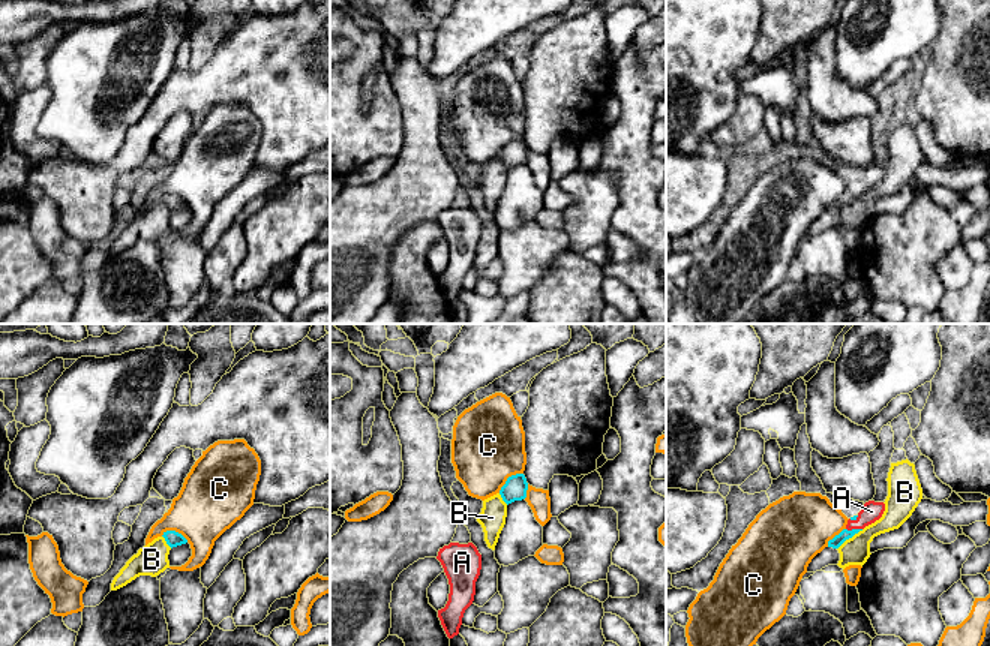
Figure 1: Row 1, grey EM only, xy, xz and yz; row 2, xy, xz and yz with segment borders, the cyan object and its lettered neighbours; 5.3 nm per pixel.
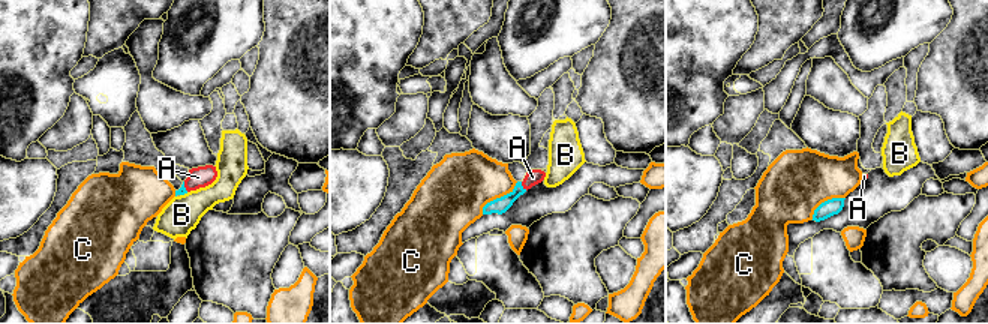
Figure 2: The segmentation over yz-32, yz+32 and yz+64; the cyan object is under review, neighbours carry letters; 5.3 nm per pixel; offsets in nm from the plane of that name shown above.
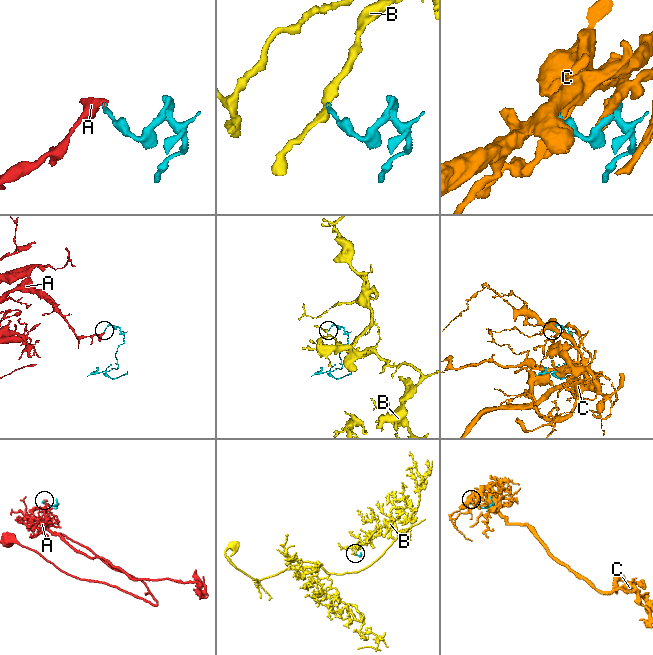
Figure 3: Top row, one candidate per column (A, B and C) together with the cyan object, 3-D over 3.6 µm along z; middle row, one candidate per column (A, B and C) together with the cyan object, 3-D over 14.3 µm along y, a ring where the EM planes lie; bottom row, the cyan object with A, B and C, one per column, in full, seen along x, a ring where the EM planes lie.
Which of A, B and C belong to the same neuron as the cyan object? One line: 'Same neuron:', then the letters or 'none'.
Same neuron: A

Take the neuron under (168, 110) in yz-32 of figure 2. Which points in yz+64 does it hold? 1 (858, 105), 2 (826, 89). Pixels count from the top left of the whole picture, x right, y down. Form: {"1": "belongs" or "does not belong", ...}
{"1": "belongs", "2": "belongs"}

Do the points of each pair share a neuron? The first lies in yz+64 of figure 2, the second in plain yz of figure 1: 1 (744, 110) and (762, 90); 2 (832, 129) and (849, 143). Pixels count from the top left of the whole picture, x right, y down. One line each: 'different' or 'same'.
1: different
2: same

